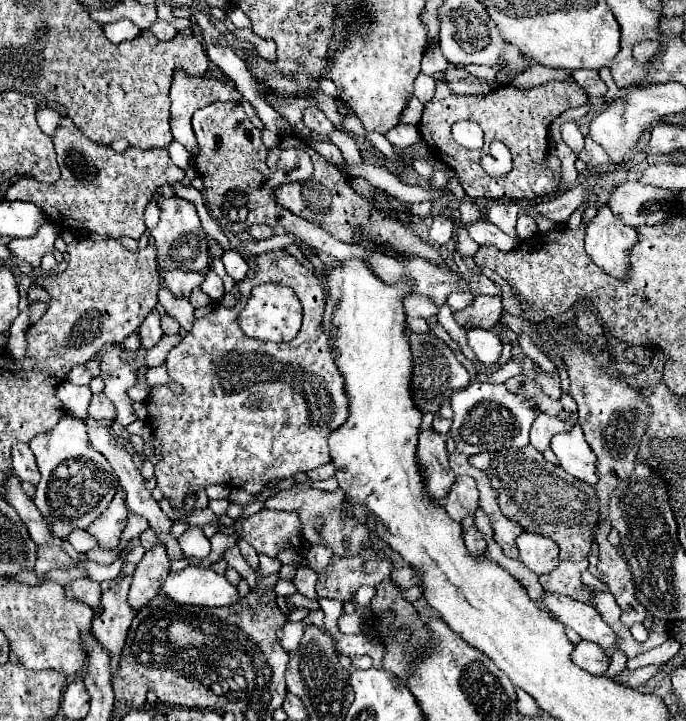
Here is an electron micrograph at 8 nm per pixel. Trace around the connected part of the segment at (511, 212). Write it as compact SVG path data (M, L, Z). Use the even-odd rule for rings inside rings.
M494 201L488 209L486 209L486 219L490 223L494 223L496 227L500 227L506 235L518 239L516 235L516 217L520 211L524 211L526 207L520 203L506 203L506 201Z

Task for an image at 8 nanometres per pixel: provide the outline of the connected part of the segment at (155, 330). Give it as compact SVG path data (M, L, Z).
M154 309L148 313L148 317L144 319L142 327L140 327L140 337L142 337L142 347L150 349L154 347L160 339L162 339L162 327L160 327L160 313Z

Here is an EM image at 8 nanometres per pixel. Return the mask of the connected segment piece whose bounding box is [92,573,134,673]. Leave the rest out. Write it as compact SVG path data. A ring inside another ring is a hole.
M120 573L112 581L110 589L102 593L102 613L92 621L92 633L110 651L112 673L118 667L120 661L118 655L122 651L128 627L134 617L134 611L130 611L128 605L128 589L130 589L130 575Z

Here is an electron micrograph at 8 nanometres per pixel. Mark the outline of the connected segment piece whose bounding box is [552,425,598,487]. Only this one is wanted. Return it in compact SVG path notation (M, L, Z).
M578 425L568 433L558 433L552 439L552 451L556 453L560 467L566 469L572 477L576 477L592 487L598 483L594 453L588 447L588 443L582 435L582 429Z

